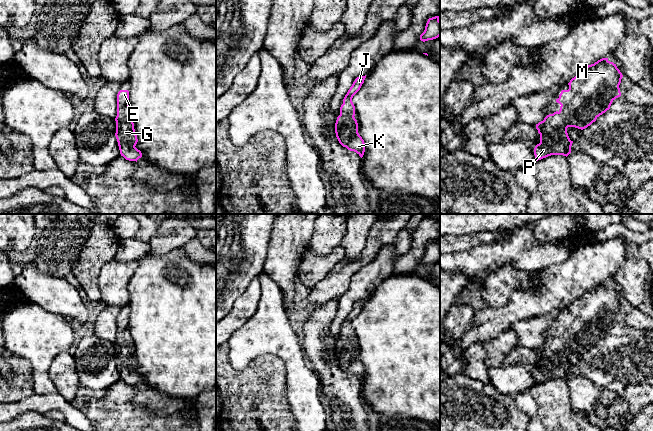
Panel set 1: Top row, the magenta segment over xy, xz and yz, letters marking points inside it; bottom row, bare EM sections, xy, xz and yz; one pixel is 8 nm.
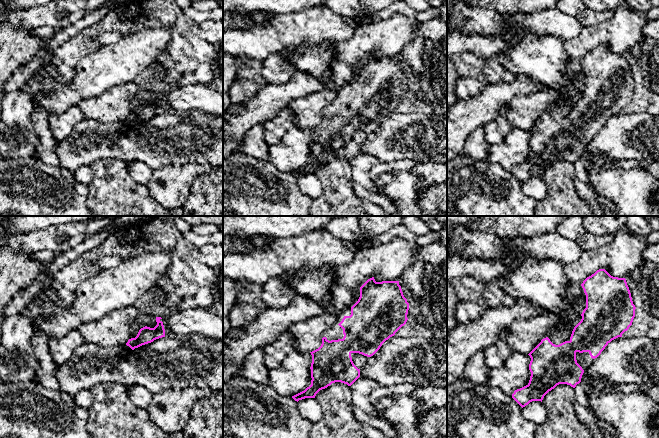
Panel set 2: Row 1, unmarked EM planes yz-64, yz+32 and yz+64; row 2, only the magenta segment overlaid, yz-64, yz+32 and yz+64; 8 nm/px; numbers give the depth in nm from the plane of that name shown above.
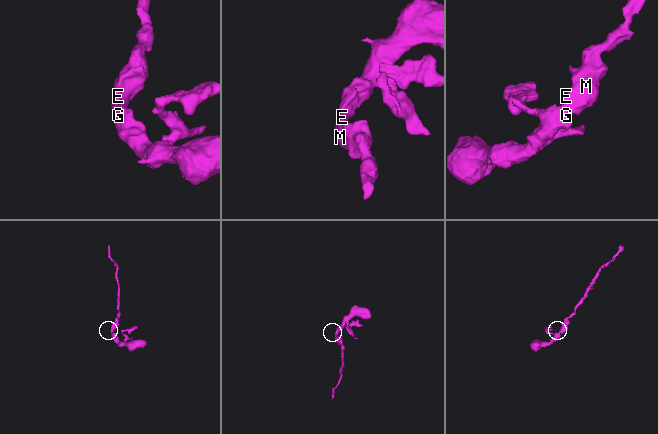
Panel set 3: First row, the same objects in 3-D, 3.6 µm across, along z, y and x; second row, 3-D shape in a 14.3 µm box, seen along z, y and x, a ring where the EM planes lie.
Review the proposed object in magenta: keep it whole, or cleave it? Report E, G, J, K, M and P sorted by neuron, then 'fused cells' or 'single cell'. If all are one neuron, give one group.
E G J K M P | single cell

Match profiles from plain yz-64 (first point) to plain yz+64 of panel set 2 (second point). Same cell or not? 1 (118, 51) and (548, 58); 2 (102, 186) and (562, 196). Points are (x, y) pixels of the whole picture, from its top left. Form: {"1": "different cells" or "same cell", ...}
{"1": "different cells", "2": "same cell"}

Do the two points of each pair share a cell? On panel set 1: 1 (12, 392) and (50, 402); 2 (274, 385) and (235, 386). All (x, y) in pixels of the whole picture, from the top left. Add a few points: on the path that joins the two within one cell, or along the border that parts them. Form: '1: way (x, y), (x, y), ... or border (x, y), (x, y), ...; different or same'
1: border (34, 393), (10, 403); different
2: way (264, 385), (245, 386); same

